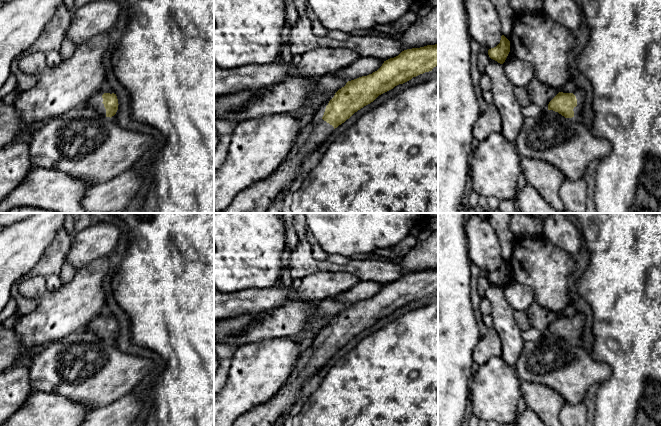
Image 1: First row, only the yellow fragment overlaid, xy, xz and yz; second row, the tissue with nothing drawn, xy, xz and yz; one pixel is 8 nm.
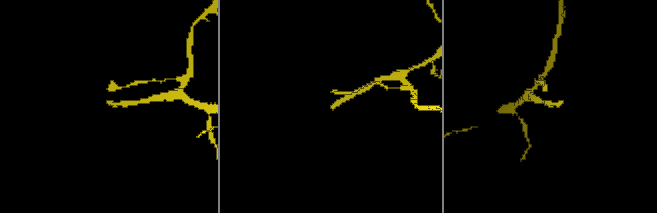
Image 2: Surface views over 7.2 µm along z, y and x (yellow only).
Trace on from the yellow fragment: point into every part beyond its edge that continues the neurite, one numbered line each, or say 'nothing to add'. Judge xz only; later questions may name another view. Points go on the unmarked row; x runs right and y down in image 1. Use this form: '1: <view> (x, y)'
1: xz (268, 413)

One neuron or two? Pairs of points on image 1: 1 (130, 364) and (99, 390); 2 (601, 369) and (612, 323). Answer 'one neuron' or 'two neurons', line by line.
1: one neuron
2: two neurons

